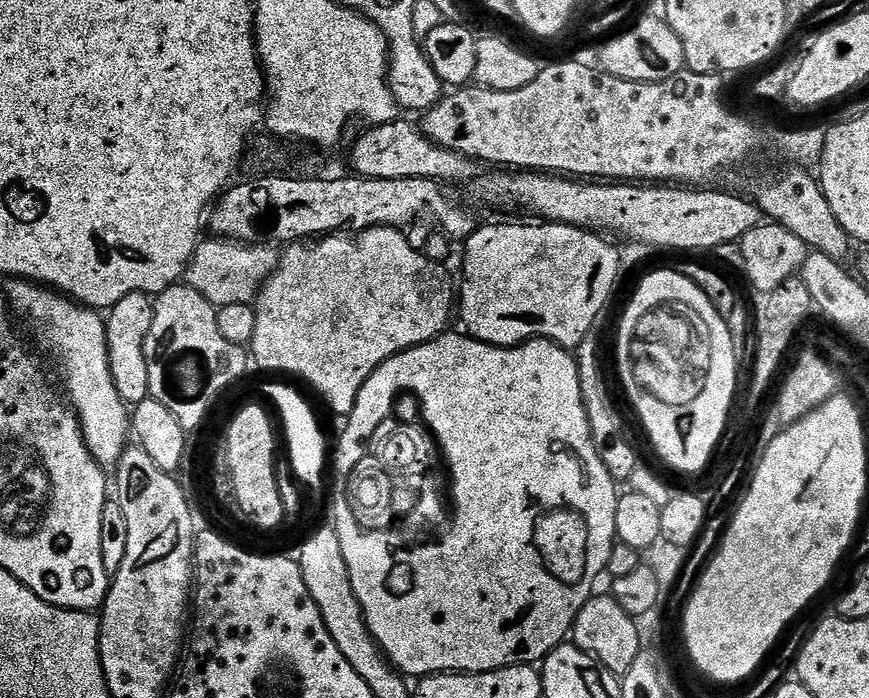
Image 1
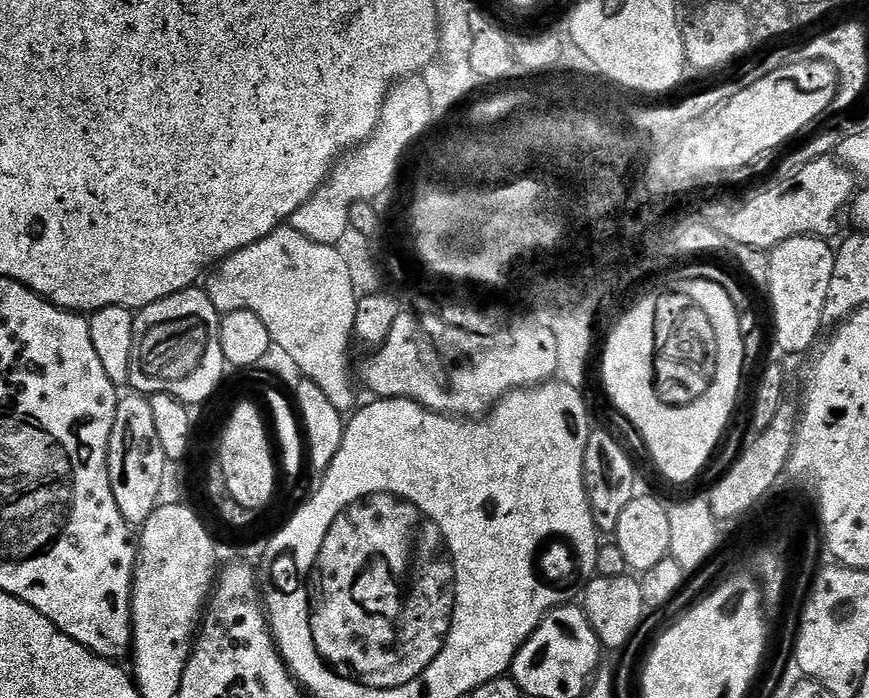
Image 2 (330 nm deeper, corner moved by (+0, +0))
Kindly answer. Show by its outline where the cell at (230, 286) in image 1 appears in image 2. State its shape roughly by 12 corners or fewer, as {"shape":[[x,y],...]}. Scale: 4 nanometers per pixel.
{"shape":[[281,226],[224,257],[217,312],[250,310],[330,398],[357,300],[336,246]]}

